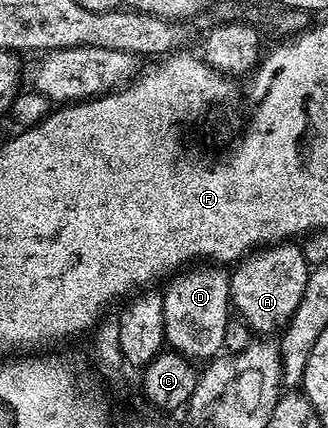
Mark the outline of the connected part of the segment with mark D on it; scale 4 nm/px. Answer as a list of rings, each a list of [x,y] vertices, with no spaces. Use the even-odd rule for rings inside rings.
[[[192,266],[167,281],[163,289],[164,339],[171,351],[179,352],[191,362],[199,362],[198,360],[208,362],[221,355],[226,338],[226,326],[230,319],[228,277],[229,273],[220,266]]]

